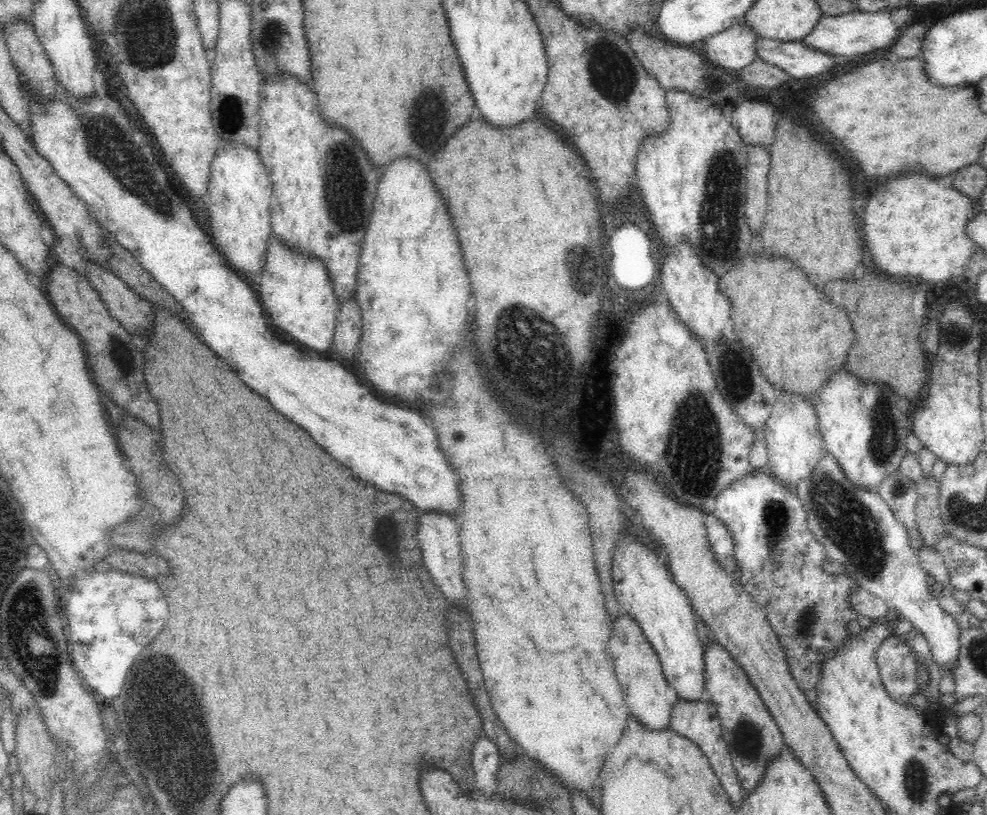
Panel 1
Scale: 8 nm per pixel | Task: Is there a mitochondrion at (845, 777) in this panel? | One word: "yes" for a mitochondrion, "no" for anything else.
no

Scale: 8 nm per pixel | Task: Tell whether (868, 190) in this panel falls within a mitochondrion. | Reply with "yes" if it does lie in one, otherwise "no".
no

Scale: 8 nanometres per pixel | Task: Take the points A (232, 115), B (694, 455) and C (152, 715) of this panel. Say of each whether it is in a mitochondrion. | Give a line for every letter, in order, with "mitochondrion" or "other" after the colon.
A: mitochondrion
B: mitochondrion
C: mitochondrion

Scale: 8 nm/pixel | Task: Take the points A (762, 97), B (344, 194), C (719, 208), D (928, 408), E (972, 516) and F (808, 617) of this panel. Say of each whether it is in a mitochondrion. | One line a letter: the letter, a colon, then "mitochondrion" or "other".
A: other
B: mitochondrion
C: mitochondrion
D: other
E: mitochondrion
F: mitochondrion

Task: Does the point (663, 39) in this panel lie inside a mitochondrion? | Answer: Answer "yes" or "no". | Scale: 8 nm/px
no

